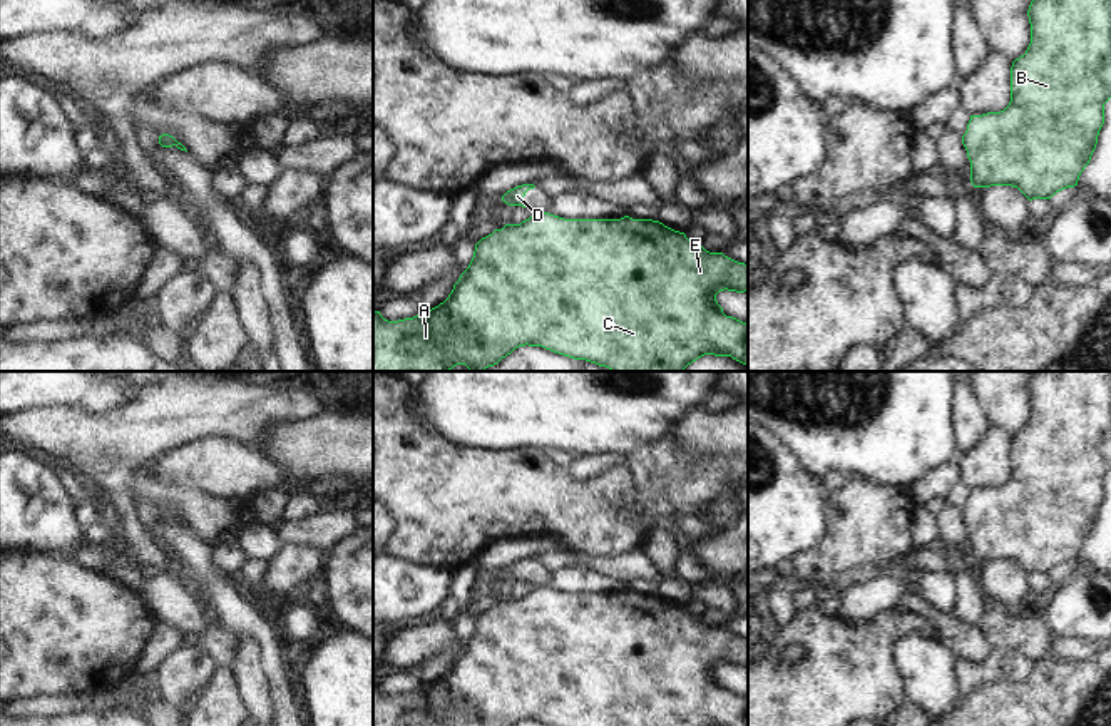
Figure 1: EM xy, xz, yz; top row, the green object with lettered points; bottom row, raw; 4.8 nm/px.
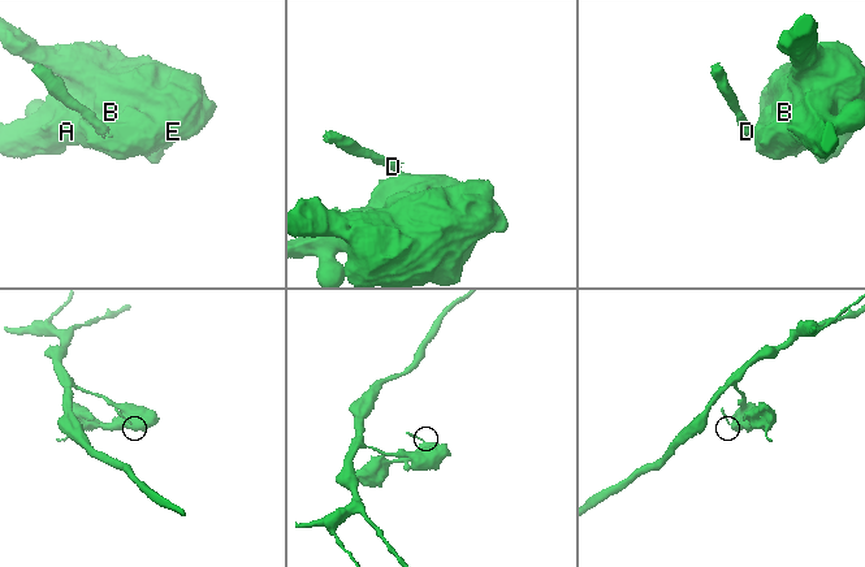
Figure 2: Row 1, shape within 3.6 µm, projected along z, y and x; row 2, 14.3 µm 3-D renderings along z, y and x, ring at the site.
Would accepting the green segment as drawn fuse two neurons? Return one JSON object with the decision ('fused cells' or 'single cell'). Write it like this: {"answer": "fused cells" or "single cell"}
{"answer": "fused cells"}

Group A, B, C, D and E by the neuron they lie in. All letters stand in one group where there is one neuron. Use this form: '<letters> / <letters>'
A B C E / D

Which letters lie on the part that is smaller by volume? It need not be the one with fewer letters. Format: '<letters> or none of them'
D.

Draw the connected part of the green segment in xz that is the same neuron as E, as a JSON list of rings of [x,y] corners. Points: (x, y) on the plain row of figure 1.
[[[534,587],[520,599],[505,599],[475,619],[468,642],[453,659],[448,672],[438,681],[413,693],[385,694],[373,688],[373,726],[514,726],[519,721],[542,721],[550,726],[748,726],[748,698],[726,691],[716,676],[719,666],[748,666],[748,639],[738,637],[723,627],[709,627],[691,617],[684,607],[674,606],[659,596],[632,594],[564,594],[549,587]]]

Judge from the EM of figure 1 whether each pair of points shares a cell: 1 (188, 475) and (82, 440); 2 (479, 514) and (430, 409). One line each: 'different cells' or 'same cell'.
1: different cells
2: different cells

